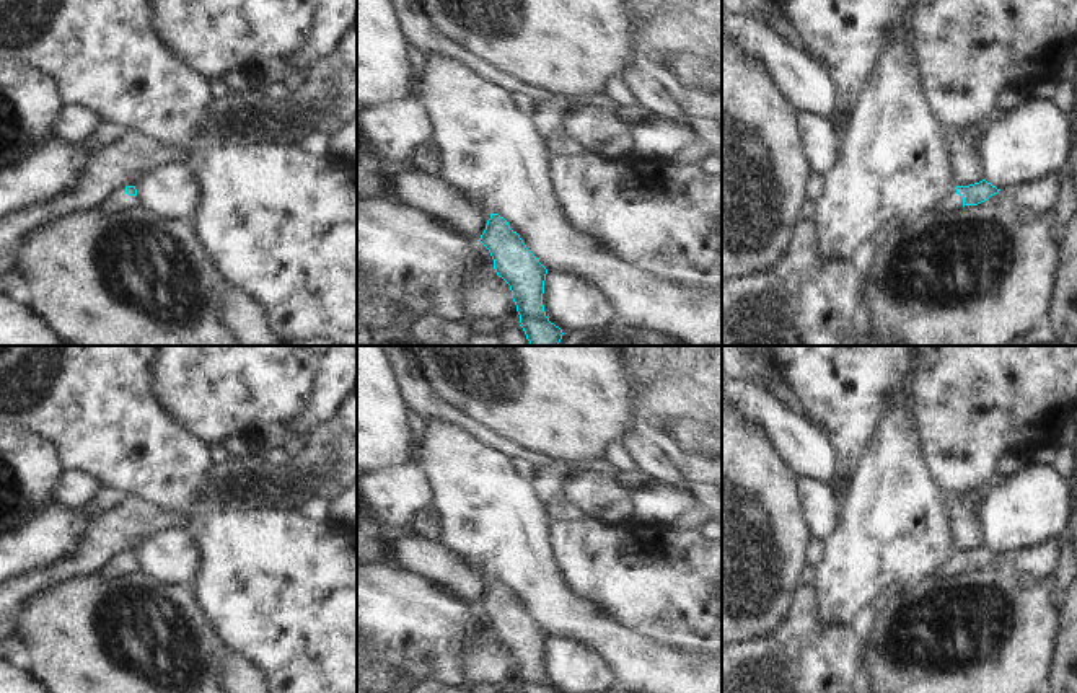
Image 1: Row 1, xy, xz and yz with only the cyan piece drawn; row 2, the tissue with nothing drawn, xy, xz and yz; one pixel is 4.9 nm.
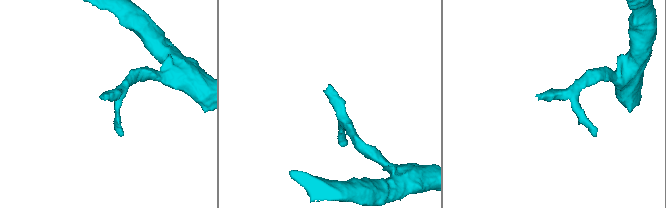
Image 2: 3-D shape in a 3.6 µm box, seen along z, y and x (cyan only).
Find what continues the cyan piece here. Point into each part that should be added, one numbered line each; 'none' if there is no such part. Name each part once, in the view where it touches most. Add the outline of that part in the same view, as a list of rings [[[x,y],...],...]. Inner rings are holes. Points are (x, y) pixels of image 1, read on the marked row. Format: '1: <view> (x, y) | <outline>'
1: yz (953, 201) | [[[952,189],[939,209],[956,210],[961,207],[963,207],[963,197],[956,192],[956,189]]]

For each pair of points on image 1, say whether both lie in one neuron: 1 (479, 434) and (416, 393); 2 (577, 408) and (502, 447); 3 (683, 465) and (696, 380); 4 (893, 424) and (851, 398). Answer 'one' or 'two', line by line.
1: one
2: two
3: one
4: two

